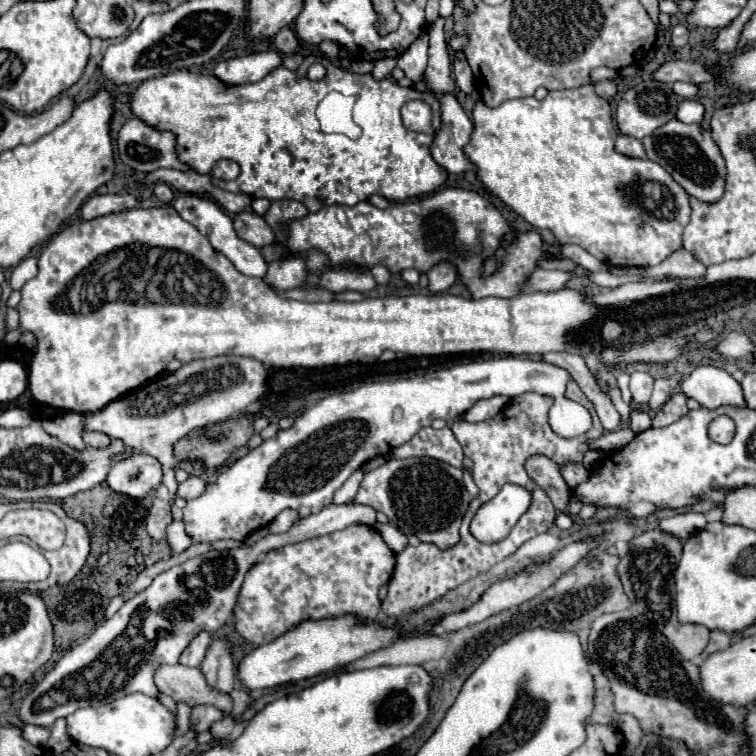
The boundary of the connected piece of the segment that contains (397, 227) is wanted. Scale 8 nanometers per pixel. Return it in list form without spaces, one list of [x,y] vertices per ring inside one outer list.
[[[454,187],[440,189],[416,201],[392,203],[386,209],[378,209],[368,201],[362,201],[354,207],[324,205],[318,213],[308,213],[304,219],[292,221],[288,231],[288,247],[292,253],[318,247],[328,253],[334,269],[346,261],[362,267],[374,267],[376,263],[382,263],[392,273],[400,273],[412,267],[420,273],[426,273],[432,265],[444,259],[452,261],[458,275],[476,299],[514,297],[520,293],[526,277],[532,273],[532,269],[536,269],[536,261],[542,257],[540,235],[536,231],[520,233],[518,239],[508,247],[508,255],[496,273],[482,279],[482,261],[496,251],[498,239],[510,231],[510,225],[500,215],[500,211],[482,195]]]

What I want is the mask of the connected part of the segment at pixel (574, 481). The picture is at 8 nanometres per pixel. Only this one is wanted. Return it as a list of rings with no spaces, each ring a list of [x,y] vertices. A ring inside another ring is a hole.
[[[570,463],[570,465],[562,465],[560,471],[562,471],[562,477],[564,477],[564,481],[568,483],[570,491],[576,491],[576,487],[578,487],[580,483],[588,481],[588,477],[590,477],[590,471],[588,471],[584,465],[572,465],[572,463]]]

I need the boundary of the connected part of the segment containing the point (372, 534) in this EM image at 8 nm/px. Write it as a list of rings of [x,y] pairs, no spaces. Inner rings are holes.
[[[350,525],[342,531],[286,545],[278,551],[268,551],[262,563],[252,565],[244,577],[238,603],[234,609],[234,627],[248,643],[258,647],[274,641],[278,635],[282,635],[284,631],[292,629],[294,625],[306,619],[324,619],[352,613],[368,621],[374,621],[378,619],[380,611],[378,589],[392,577],[392,571],[394,571],[394,553],[388,549],[388,545],[384,545],[380,533],[376,533],[376,529],[370,525]]]

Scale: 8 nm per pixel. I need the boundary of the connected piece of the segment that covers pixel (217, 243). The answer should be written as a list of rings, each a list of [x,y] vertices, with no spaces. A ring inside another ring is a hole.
[[[180,195],[178,199],[172,201],[172,207],[180,213],[180,217],[188,223],[192,223],[200,233],[204,233],[212,247],[220,253],[224,253],[232,263],[234,267],[244,273],[244,275],[250,275],[250,277],[264,277],[266,275],[266,261],[264,257],[260,255],[260,251],[248,243],[244,243],[242,239],[238,239],[238,235],[234,233],[234,227],[232,227],[232,219],[228,213],[224,213],[210,197],[202,197],[202,195]]]

